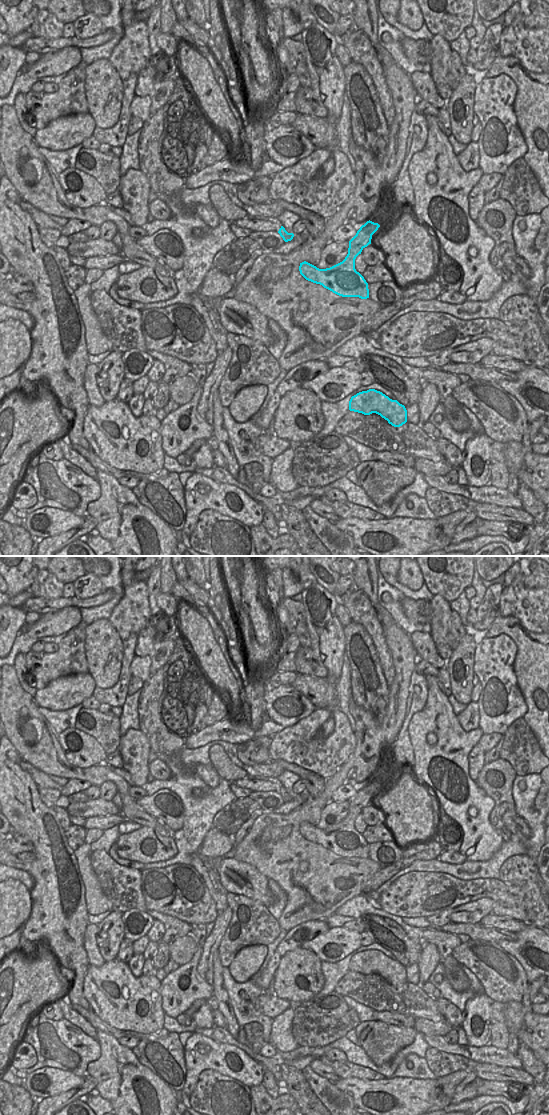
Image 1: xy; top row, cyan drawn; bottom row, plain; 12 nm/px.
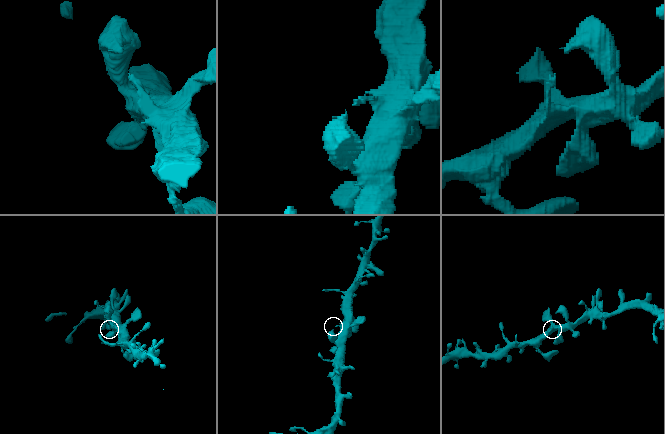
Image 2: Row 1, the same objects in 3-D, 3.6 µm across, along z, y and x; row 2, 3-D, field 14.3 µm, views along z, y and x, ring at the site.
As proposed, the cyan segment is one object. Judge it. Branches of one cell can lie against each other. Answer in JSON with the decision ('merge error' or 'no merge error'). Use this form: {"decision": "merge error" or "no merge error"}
{"decision": "no merge error"}

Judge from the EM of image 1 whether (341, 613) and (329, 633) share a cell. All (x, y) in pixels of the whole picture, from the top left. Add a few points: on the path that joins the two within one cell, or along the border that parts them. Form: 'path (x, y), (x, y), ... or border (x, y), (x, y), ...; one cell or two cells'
border (338, 602), (335, 608), (335, 616), (343, 627); two cells

